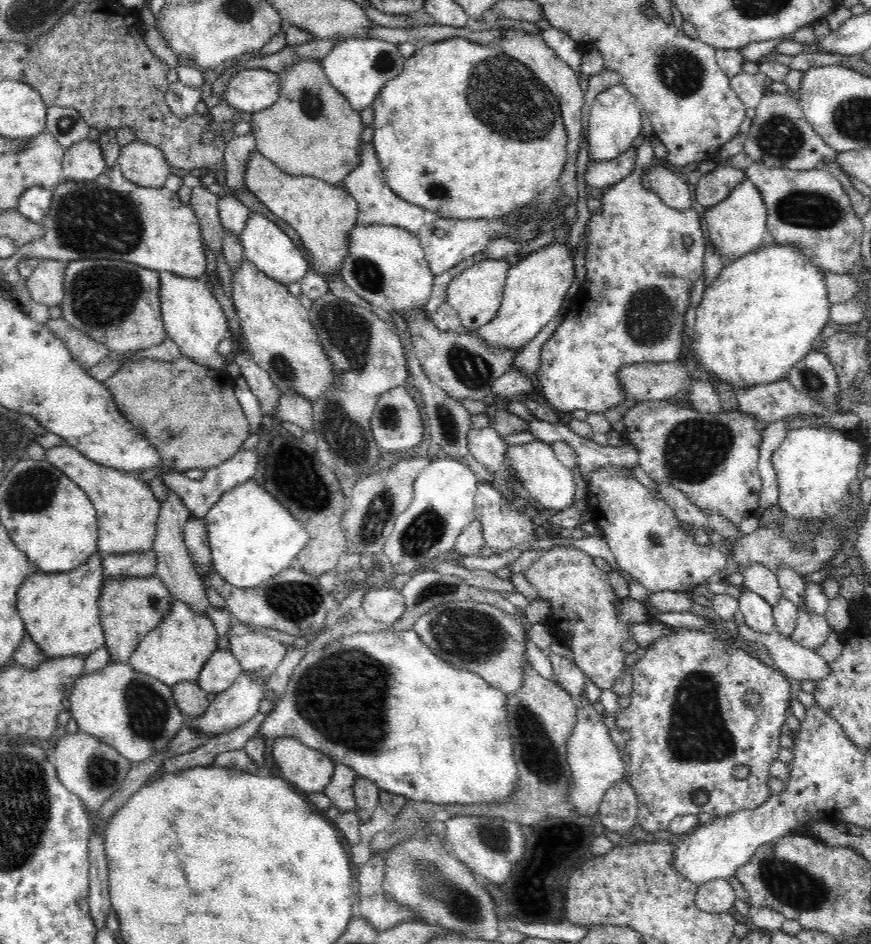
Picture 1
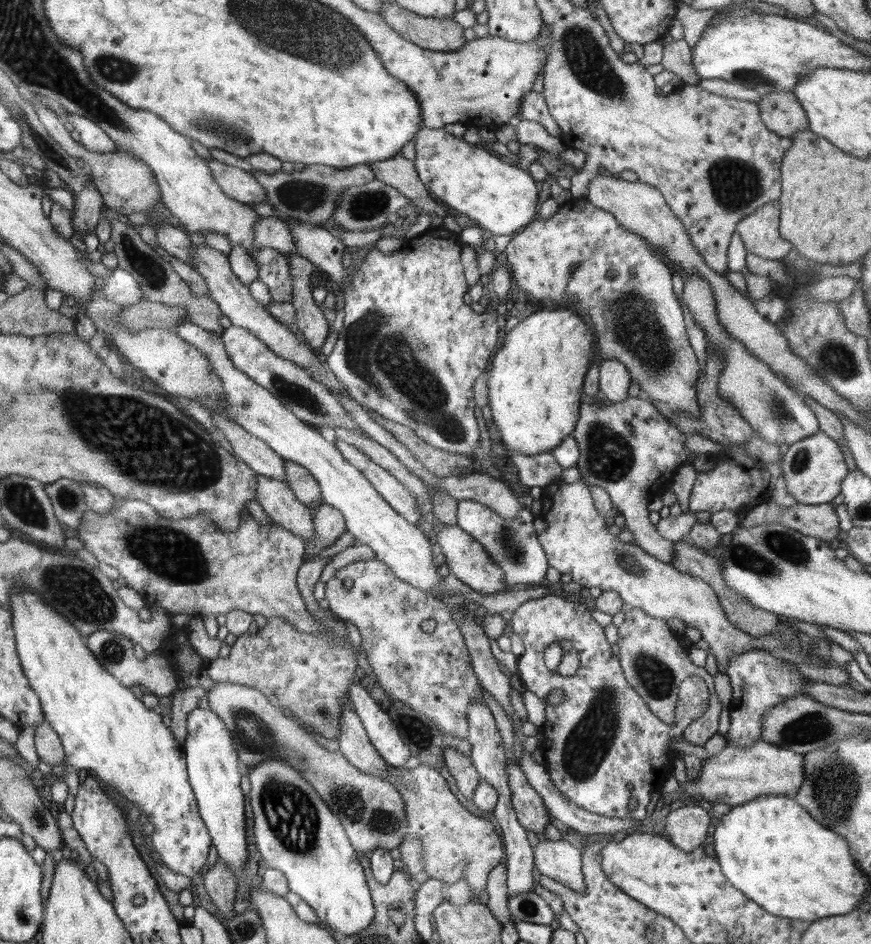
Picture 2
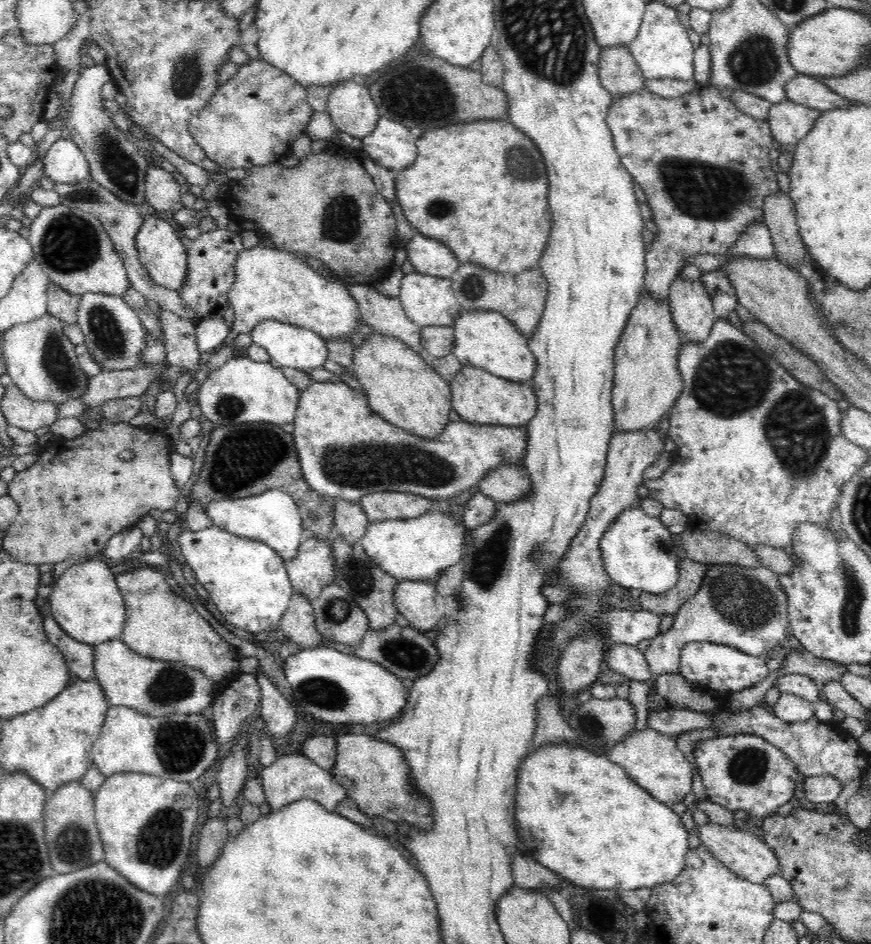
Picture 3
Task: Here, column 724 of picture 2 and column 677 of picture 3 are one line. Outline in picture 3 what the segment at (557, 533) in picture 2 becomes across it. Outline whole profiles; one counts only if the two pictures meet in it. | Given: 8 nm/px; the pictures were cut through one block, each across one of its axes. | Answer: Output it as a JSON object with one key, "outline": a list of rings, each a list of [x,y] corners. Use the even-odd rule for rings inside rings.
{"outline":[[[736,563],[709,564],[700,590],[682,604],[671,629],[651,639],[644,655],[652,679],[656,679],[660,674],[679,672],[681,650],[690,642],[731,646],[758,657],[770,654],[776,646],[788,645],[789,634],[788,595],[780,583],[779,574],[762,564],[756,568]]]}

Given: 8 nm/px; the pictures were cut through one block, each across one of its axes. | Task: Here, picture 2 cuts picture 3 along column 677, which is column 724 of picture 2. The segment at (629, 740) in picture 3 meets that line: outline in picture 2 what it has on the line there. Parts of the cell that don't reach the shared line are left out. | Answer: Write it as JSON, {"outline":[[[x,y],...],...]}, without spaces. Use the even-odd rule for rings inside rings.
{"outline":[[[728,734],[725,735],[727,740],[726,747],[714,756],[709,756],[702,762],[702,773],[698,777],[687,779],[681,787],[688,792],[689,796],[702,796],[709,803],[724,803],[731,807],[748,802],[762,795],[784,795],[794,799],[796,791],[802,785],[804,779],[804,762],[802,762],[802,754],[796,754],[793,750],[774,746],[769,742],[764,742],[762,739],[752,743],[752,745],[734,745],[728,741]]]}

